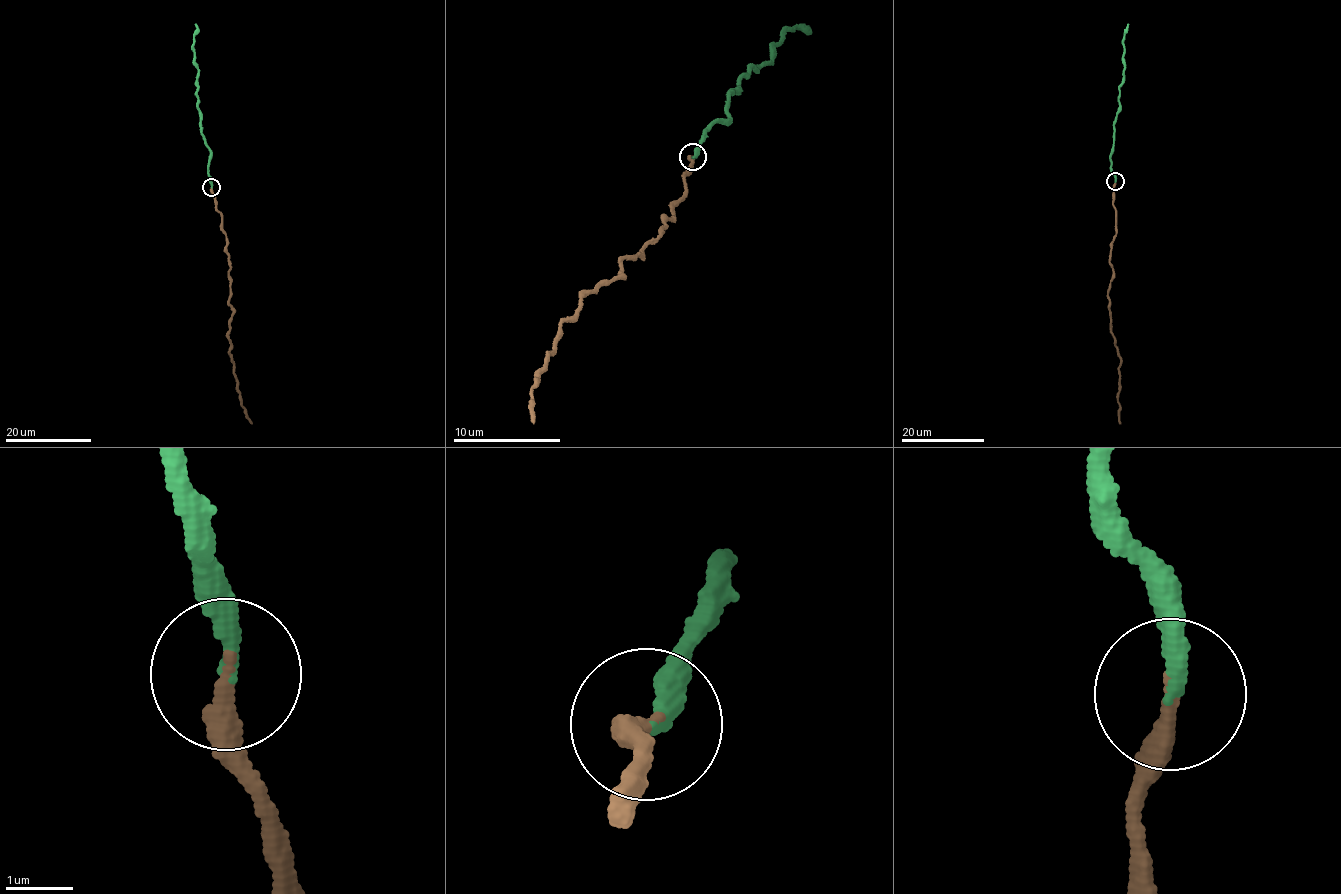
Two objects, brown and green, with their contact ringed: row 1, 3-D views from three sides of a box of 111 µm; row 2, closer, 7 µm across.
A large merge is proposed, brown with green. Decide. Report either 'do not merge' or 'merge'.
merge

